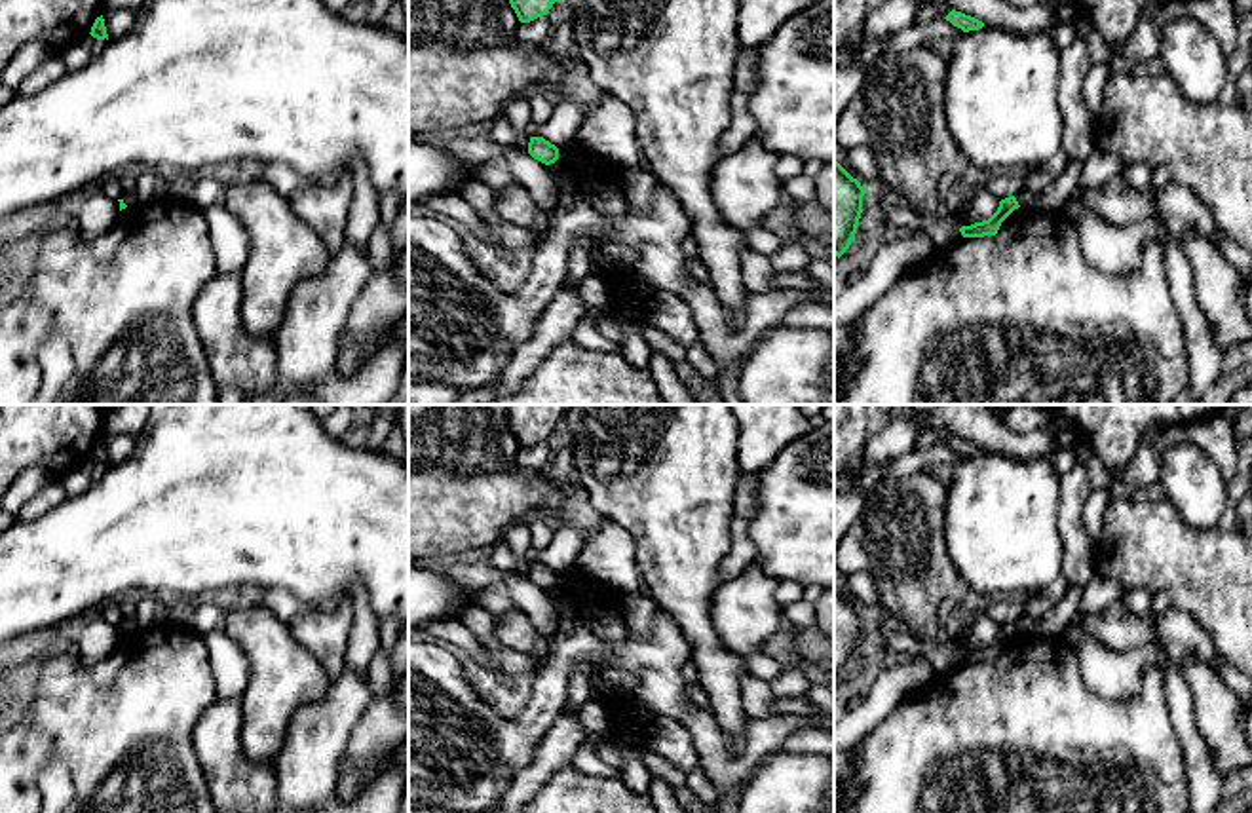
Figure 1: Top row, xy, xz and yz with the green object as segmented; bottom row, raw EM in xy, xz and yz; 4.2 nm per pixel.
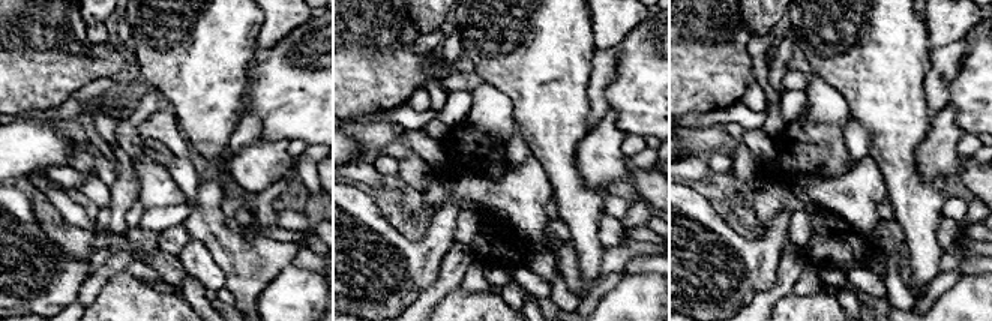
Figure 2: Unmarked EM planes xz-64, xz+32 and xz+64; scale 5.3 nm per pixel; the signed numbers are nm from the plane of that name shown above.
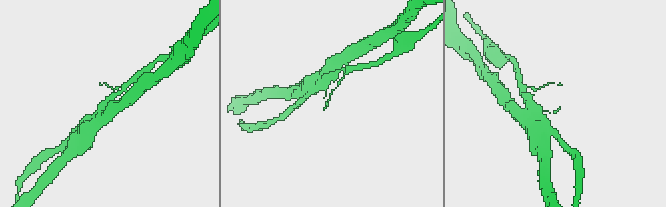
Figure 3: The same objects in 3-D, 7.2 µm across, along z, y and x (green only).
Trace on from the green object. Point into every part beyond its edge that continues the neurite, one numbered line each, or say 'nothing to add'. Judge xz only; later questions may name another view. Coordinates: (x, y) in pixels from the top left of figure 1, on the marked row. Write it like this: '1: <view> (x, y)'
nothing to add

